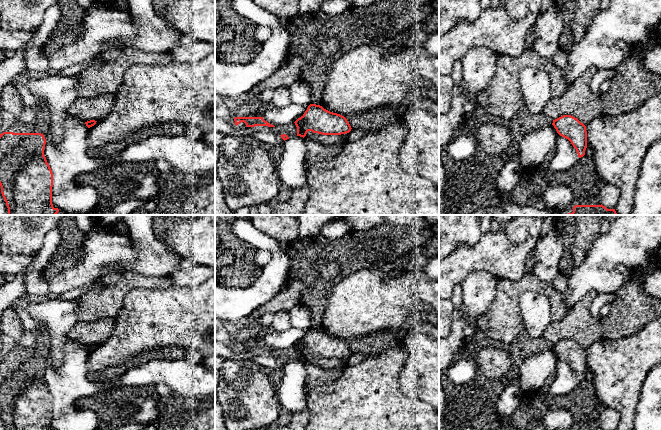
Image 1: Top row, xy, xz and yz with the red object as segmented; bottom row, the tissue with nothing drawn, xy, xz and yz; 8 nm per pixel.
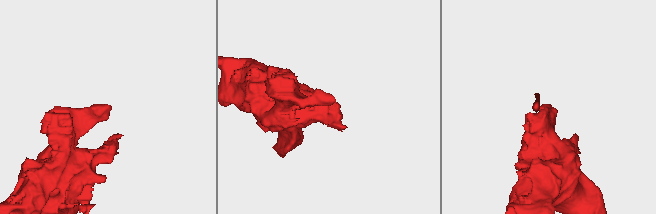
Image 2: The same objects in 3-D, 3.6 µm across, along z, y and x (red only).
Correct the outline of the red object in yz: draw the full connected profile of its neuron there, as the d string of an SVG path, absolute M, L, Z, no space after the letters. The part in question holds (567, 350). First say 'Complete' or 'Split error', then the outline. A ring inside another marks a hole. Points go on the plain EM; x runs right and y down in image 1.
Complete. M563 339L553 344L552 349L560 360L571 366L579 382L585 379L587 372L587 355L583 347L571 339Z

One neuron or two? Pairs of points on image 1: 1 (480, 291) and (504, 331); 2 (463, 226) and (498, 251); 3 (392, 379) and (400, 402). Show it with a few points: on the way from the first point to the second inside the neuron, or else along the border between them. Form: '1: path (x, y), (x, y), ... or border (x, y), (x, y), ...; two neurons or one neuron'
1: border (498, 283), (492, 303), (475, 324); two neurons
2: border (481, 234), (475, 243), (457, 246); two neurons
3: path (392, 385), (392, 394), (394, 396); one neuron

